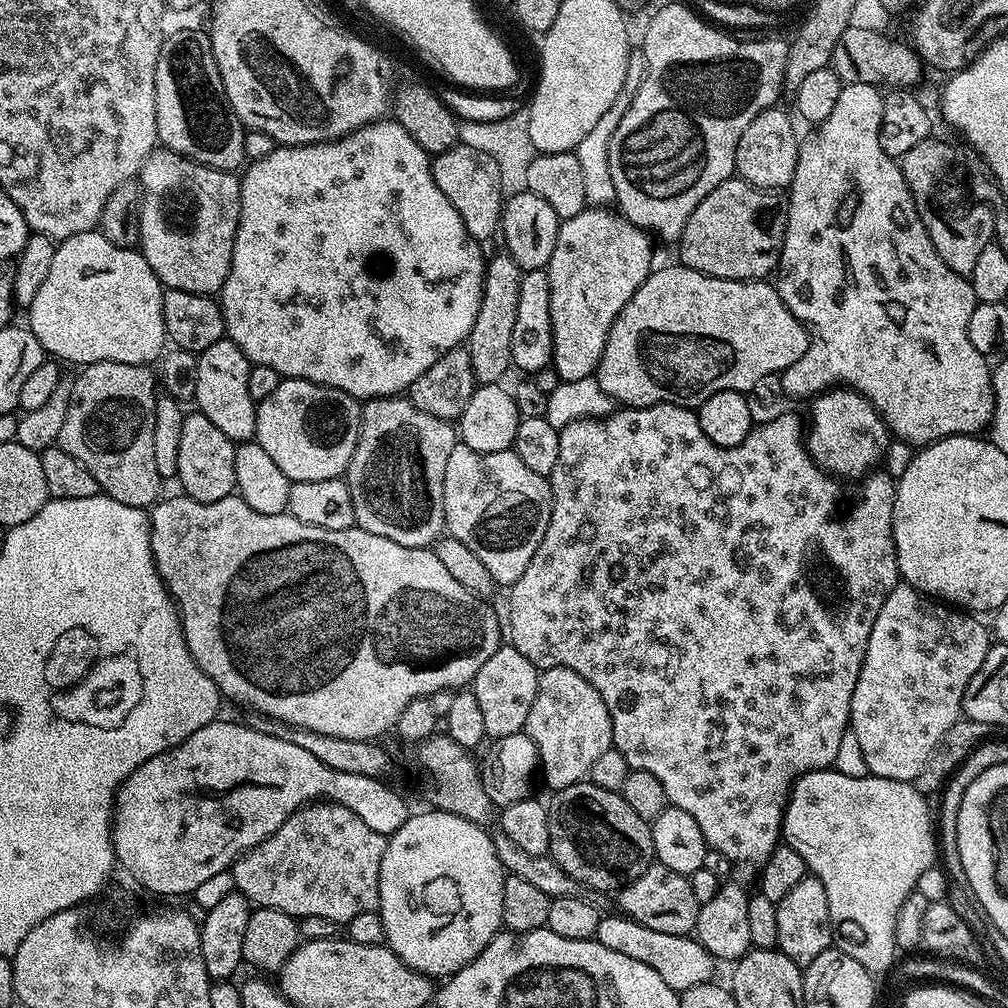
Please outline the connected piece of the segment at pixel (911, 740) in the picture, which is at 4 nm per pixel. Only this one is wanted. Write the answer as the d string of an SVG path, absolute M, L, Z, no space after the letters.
M903 582L897 583L896 589L888 595L886 602L882 602L882 610L878 610L878 618L874 618L874 630L870 630L870 642L866 642L866 654L862 662L862 670L858 674L858 686L854 686L850 721L850 731L858 737L862 754L866 757L866 766L871 775L878 778L915 782L918 774L922 774L922 770L926 770L926 762L930 762L930 754L934 754L942 734L946 734L946 730L950 730L950 726L954 726L954 722L958 722L962 718L966 686L970 686L970 678L974 678L974 674L978 674L978 666L982 666L982 658L986 658L988 653L990 632L989 629L988 632L984 629L984 624L980 620L983 619L963 610L957 610L935 598L929 598L917 588L911 588L909 584Z

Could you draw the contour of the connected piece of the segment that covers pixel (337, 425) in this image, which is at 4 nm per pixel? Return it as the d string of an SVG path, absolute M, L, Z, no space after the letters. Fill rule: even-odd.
M281 379L278 390L270 394L270 398L259 401L256 405L255 443L270 454L277 464L278 470L286 474L289 482L322 482L323 480L339 480L348 471L348 463L354 454L354 446L358 446L360 433L361 401L355 396L346 394L337 388L325 384L315 384L309 380Z

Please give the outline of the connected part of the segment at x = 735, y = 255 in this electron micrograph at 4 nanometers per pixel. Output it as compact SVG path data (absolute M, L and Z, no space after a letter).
M733 178L714 186L690 214L678 241L679 263L723 280L763 280L775 273L788 221L785 201L771 191Z

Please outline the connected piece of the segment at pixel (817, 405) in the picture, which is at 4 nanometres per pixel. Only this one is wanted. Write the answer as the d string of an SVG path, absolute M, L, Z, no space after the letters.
M843 386L821 392L811 404L812 413L808 420L806 416L806 447L812 461L825 472L848 482L869 475L887 454L890 441L888 425L880 417L878 409L862 393Z

